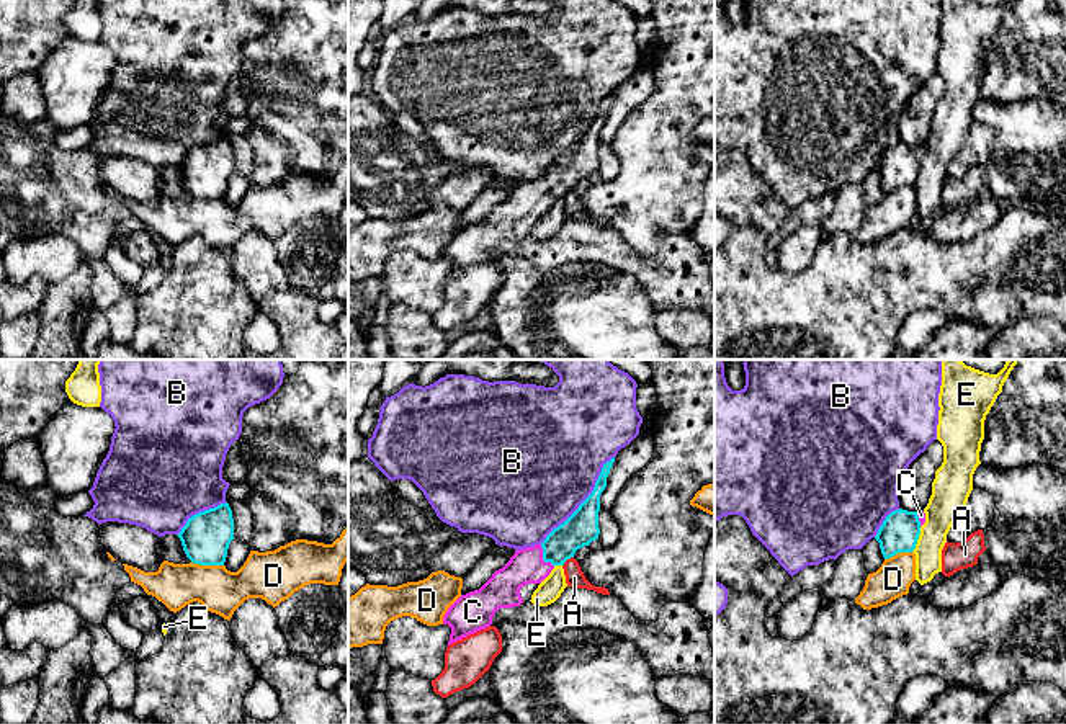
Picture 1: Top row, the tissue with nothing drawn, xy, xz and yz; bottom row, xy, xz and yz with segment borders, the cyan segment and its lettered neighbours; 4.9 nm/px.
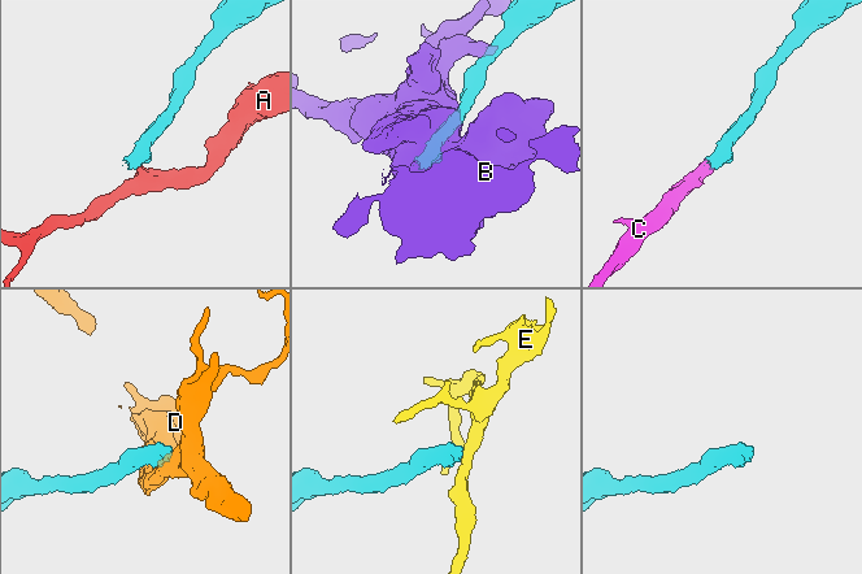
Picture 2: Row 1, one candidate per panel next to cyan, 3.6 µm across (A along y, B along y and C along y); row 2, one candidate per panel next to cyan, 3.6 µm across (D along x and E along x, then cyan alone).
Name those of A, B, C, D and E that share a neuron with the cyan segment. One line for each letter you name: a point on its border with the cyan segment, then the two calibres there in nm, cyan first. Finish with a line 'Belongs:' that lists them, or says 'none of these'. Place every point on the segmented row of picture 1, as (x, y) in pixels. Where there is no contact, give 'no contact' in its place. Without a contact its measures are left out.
C: xz (543, 558) | 170/170 nm
Belongs: C

